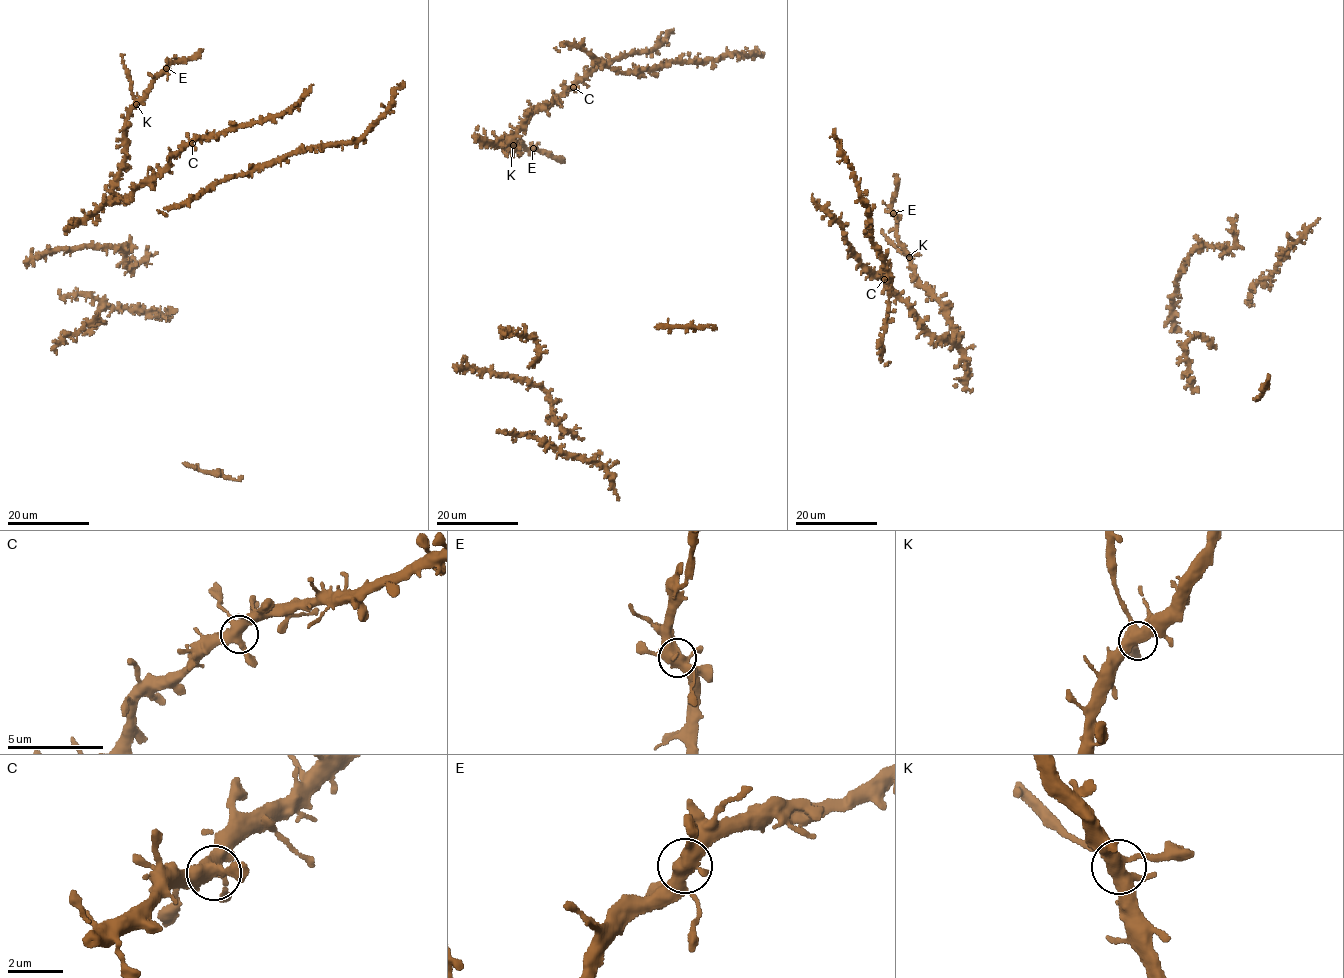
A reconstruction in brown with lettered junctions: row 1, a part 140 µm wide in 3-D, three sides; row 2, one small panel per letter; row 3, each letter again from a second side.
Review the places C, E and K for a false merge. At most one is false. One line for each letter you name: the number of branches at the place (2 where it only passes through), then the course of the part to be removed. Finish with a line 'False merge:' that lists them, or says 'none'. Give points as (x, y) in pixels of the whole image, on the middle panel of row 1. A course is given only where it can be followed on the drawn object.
False merge: none

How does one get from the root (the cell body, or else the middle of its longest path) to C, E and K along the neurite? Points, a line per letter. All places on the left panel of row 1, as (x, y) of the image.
C: (102, 209), (102, 205), (129, 196), (147, 184), (167, 164), (172, 155), (192, 143)
E: (102, 209), (100, 207), (109, 198), (120, 171), (129, 113), (166, 68)
K: (102, 209), (100, 207), (109, 198), (120, 171), (127, 119), (136, 104)

